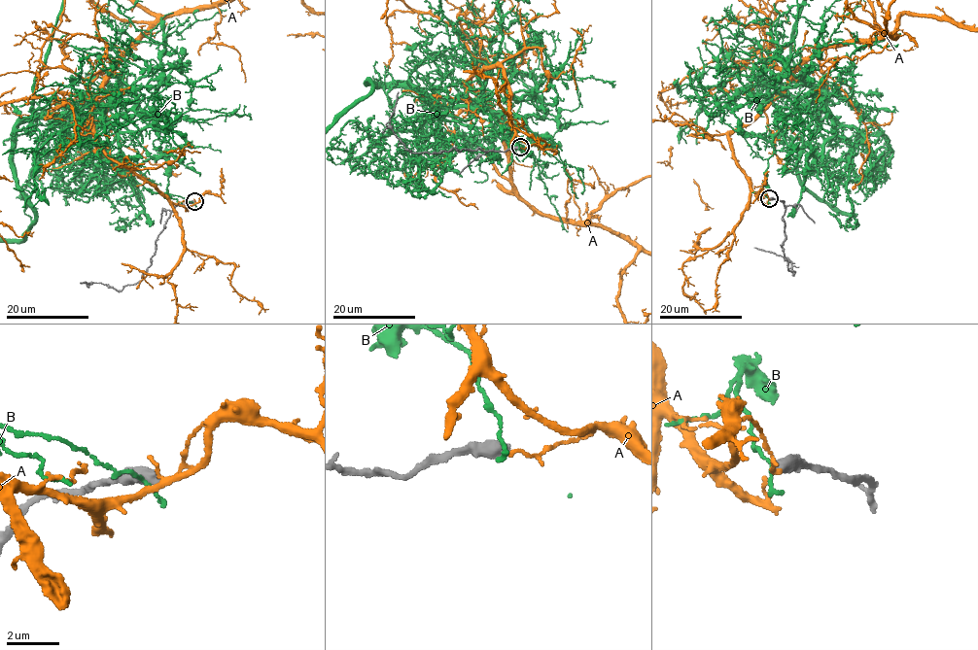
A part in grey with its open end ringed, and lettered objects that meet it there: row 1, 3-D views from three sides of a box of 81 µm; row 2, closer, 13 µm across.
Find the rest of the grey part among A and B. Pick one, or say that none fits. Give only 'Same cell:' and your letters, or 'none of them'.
Same cell: none of them

